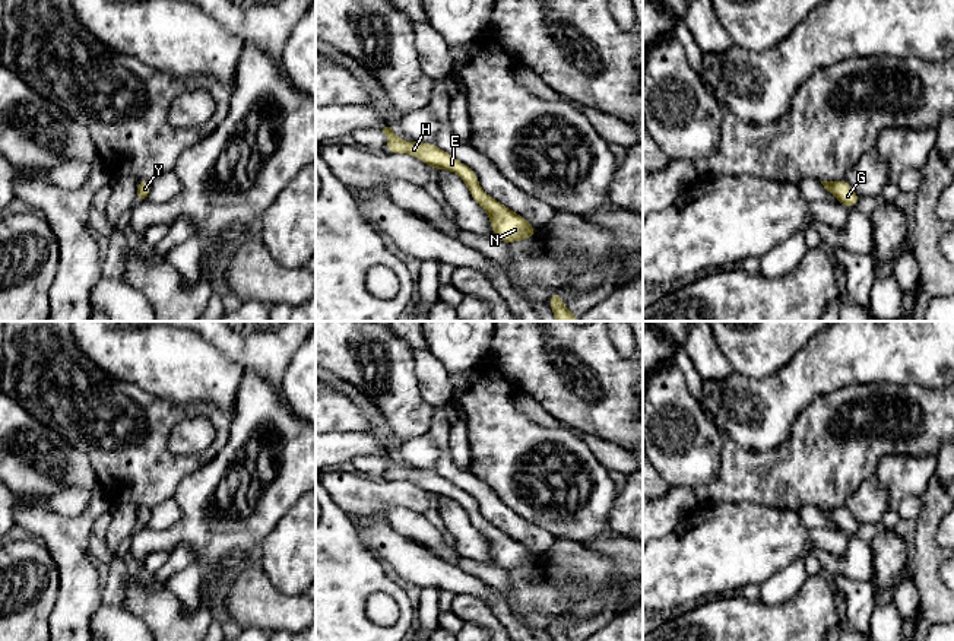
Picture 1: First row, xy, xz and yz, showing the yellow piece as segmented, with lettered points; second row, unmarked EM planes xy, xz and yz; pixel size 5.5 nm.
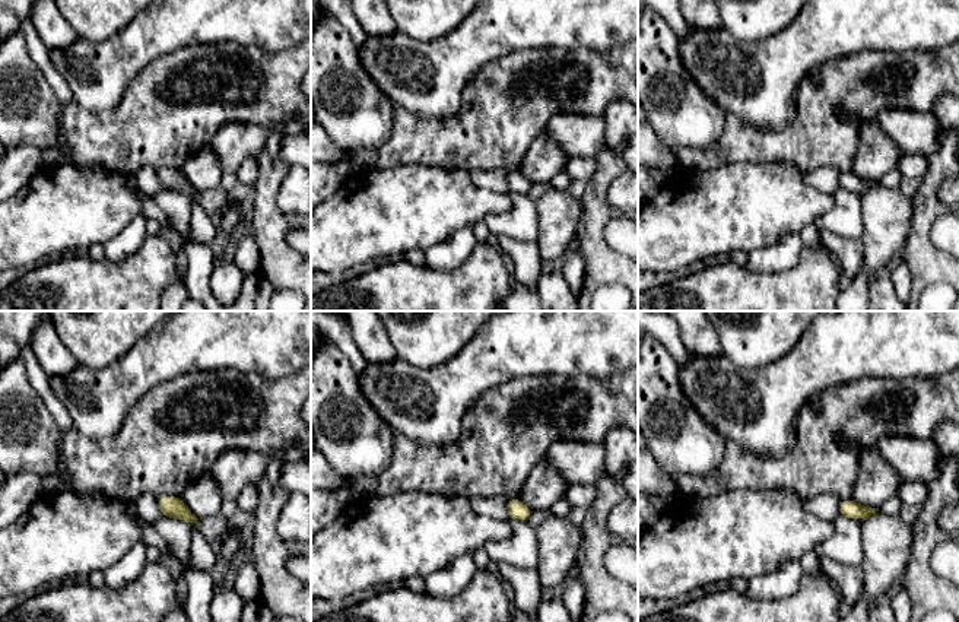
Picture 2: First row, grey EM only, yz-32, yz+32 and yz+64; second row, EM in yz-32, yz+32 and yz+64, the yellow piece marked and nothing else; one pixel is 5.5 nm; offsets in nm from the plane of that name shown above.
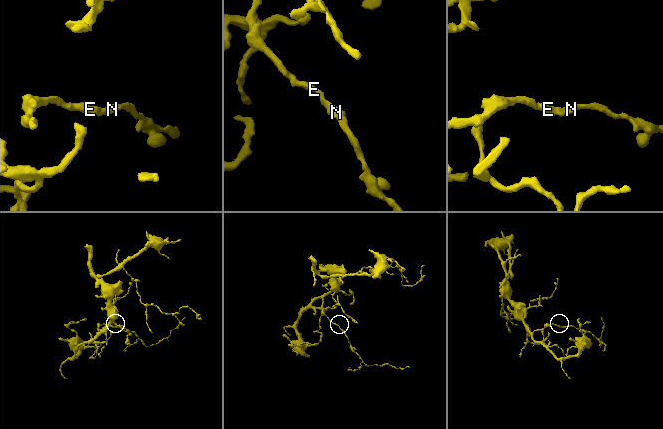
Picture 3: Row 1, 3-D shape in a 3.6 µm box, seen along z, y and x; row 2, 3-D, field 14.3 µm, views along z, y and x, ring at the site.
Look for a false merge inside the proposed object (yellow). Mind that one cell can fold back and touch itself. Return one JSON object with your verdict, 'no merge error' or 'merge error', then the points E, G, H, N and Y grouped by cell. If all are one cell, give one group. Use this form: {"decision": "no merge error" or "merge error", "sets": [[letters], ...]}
{"decision": "no merge error", "sets": [["E", "G", "H", "N", "Y"]]}

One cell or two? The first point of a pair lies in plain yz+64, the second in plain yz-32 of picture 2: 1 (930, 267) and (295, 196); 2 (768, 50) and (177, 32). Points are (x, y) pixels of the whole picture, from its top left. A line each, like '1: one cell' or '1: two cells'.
1: two cells
2: one cell

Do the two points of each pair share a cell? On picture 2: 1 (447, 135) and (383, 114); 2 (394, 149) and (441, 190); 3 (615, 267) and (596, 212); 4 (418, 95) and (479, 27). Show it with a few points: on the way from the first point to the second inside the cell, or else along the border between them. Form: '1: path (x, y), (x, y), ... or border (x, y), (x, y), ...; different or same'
1: border (394, 108), (393, 132), (377, 148); different
2: border (443, 165), (394, 164), (375, 170); different
3: path (602, 254), (596, 248), (596, 225); same
4: path (435, 78), (469, 44); same

